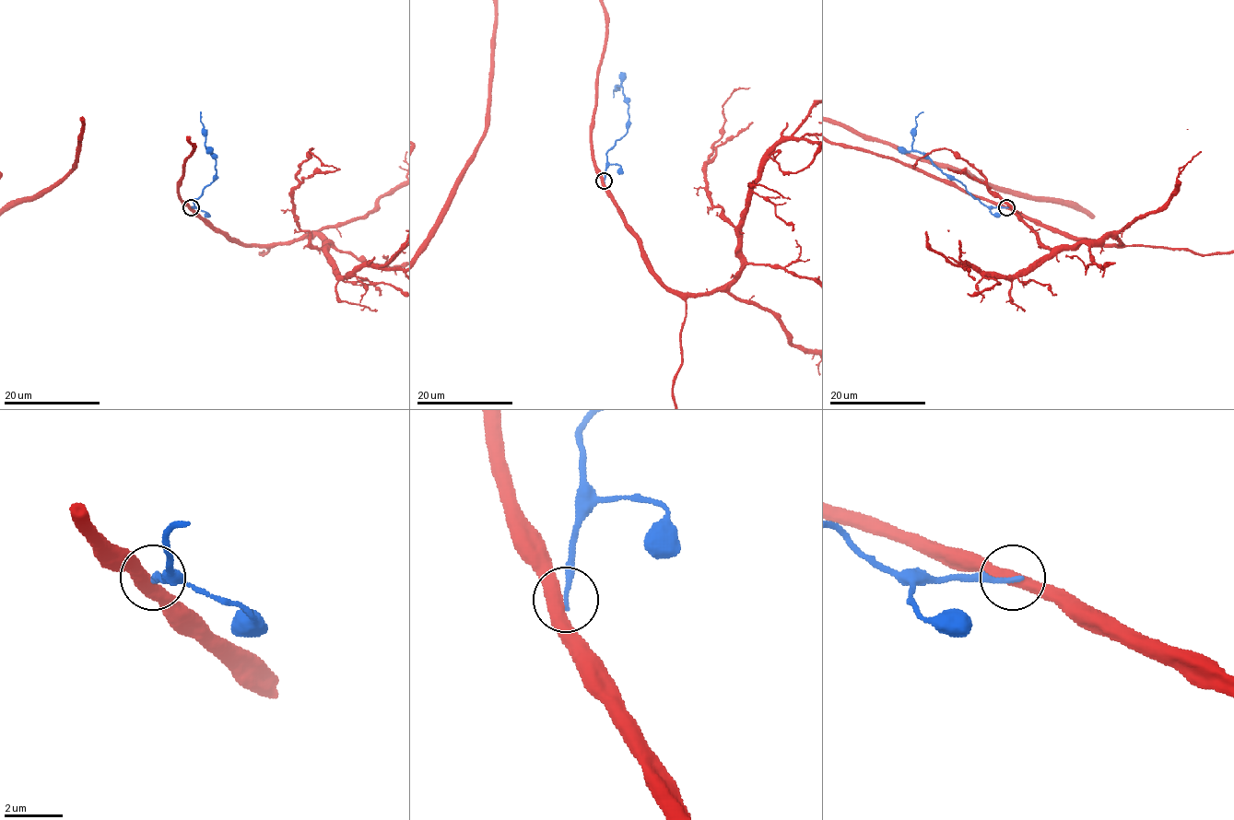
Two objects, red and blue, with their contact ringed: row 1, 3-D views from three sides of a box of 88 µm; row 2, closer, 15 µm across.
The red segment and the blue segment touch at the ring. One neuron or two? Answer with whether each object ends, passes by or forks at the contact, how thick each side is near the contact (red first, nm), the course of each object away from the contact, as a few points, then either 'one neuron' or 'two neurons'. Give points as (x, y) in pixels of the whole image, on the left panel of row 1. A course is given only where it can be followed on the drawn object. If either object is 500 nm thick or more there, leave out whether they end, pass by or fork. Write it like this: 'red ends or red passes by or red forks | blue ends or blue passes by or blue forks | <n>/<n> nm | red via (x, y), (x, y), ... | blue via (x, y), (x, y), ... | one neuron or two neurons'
red passes by | blue ends | 440/190 nm | blue via (192, 207), (193, 200), (215, 180), (216, 158), (205, 146), (200, 111) | two neurons

